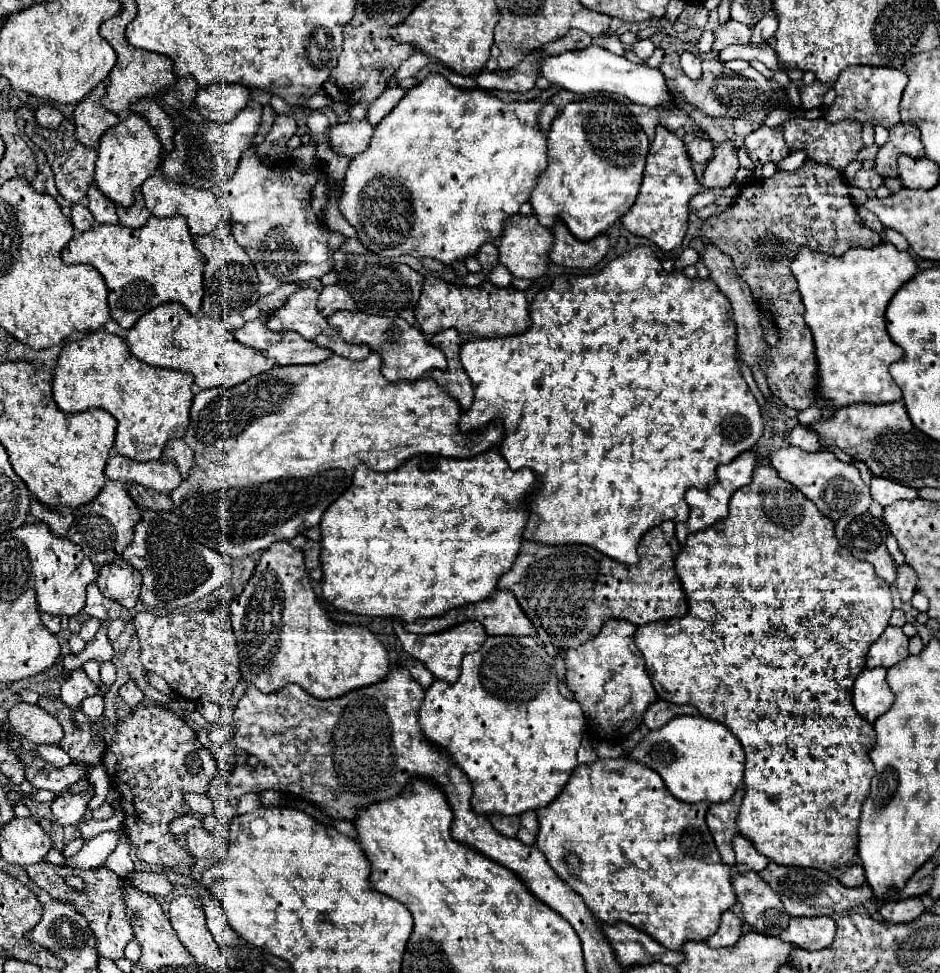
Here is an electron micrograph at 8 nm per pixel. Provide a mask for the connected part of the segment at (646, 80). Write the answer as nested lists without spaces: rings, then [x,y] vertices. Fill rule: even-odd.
[[[589,46],[585,50],[573,50],[573,52],[563,52],[563,54],[545,54],[545,56],[539,56],[537,64],[539,64],[537,76],[549,80],[551,84],[559,84],[561,88],[571,90],[575,94],[613,92],[613,94],[621,94],[621,96],[629,98],[635,104],[647,104],[647,106],[673,104],[659,68],[635,64],[627,58],[615,56],[615,54],[599,48],[599,46]]]

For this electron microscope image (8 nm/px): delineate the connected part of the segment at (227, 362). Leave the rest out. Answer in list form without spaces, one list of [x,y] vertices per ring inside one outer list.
[[[175,302],[161,304],[151,312],[147,312],[129,330],[125,342],[129,344],[131,354],[147,362],[149,366],[191,372],[199,388],[213,388],[213,386],[231,388],[275,366],[275,360],[271,360],[265,352],[239,344],[233,338],[233,332],[227,330],[221,320],[195,316]]]

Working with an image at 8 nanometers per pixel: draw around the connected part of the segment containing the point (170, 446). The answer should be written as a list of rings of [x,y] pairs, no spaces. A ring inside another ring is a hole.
[[[173,438],[167,442],[167,448],[163,450],[161,460],[175,460],[181,476],[187,476],[193,464],[193,454],[195,452],[185,444],[183,438]]]

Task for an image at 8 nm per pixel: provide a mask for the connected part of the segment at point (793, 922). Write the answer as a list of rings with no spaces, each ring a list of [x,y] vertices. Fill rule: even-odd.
[[[805,916],[805,918],[791,918],[789,926],[779,934],[781,940],[807,948],[807,950],[821,950],[831,946],[835,938],[835,922],[829,916]]]

